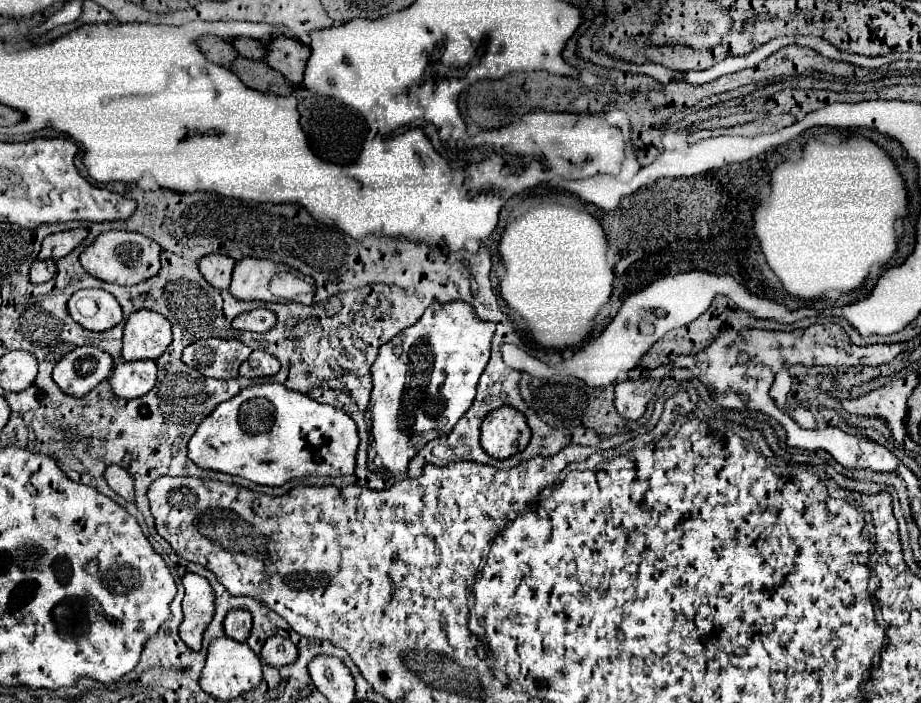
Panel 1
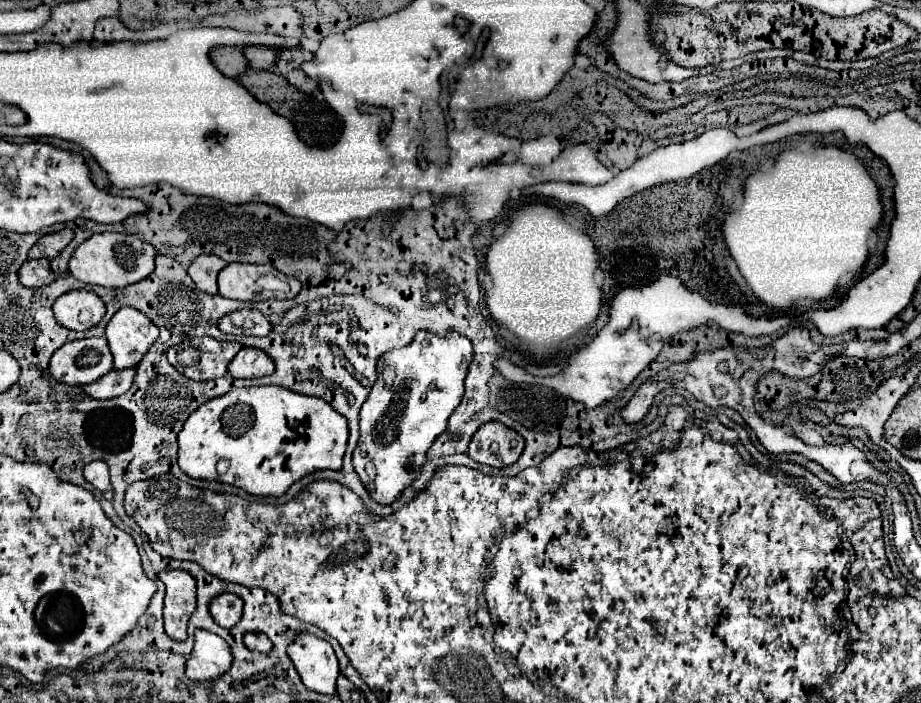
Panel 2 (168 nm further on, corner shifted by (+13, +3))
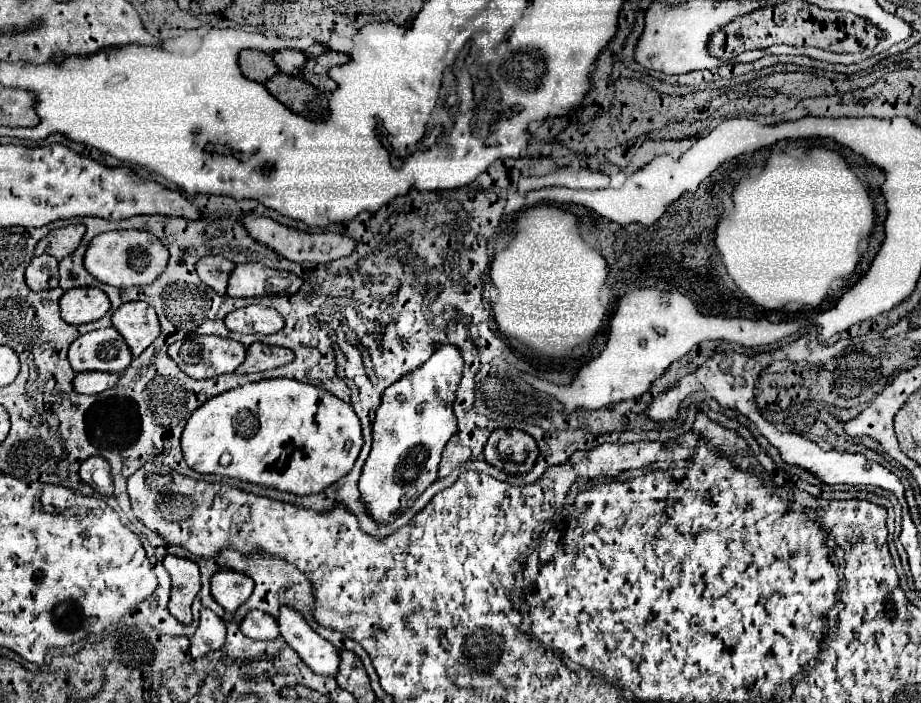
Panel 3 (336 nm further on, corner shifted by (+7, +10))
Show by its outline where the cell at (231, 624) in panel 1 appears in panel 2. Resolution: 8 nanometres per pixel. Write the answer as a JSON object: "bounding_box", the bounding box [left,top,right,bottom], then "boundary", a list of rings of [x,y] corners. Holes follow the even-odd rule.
{"bounding_box":[210,592,244,628],"boundary":[[[222,592],[212,598],[210,614],[216,620],[216,624],[220,624],[224,628],[232,628],[242,616],[242,606],[244,606],[244,602],[240,600],[240,596]]]}

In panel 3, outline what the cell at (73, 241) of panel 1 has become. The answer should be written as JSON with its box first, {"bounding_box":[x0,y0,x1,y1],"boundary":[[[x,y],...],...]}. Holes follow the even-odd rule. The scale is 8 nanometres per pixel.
{"bounding_box":[34,225,86,259],"boundary":[[[68,225],[68,227],[62,227],[62,229],[54,229],[36,245],[34,253],[36,255],[48,253],[56,259],[62,259],[62,257],[74,253],[84,231],[86,231],[84,225]]]}

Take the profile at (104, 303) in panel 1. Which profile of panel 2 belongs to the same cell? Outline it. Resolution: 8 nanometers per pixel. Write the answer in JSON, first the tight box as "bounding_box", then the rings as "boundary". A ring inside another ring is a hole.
{"bounding_box":[54,290,104,330],"boundary":[[[72,290],[54,302],[54,316],[68,330],[90,330],[104,312],[104,302],[90,290]]]}

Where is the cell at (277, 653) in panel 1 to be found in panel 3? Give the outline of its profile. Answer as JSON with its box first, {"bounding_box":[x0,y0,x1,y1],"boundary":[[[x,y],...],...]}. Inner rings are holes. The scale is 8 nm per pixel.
{"bounding_box":[240,611,280,641],"boundary":[[[250,611],[240,623],[240,631],[246,637],[256,639],[256,641],[268,641],[280,635],[276,619],[272,615],[266,615],[264,611]]]}

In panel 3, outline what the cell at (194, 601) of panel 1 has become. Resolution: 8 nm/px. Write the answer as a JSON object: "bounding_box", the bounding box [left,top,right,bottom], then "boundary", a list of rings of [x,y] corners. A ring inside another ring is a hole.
{"bounding_box":[164,555,200,625],"boundary":[[[168,555],[164,559],[164,567],[172,577],[172,593],[168,609],[182,625],[190,625],[192,623],[190,605],[200,591],[198,565],[190,559]]]}

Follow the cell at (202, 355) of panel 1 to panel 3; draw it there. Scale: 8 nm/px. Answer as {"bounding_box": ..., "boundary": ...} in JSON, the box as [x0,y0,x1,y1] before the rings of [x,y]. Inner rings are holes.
{"bounding_box":[168,335,246,379],"boundary":[[[202,335],[172,343],[168,347],[168,355],[186,375],[208,379],[222,373],[234,373],[246,357],[246,347],[234,339]]]}

